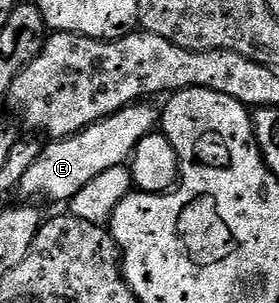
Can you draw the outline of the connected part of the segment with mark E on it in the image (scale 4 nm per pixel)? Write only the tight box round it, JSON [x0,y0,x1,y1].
[18,104,160,203]

